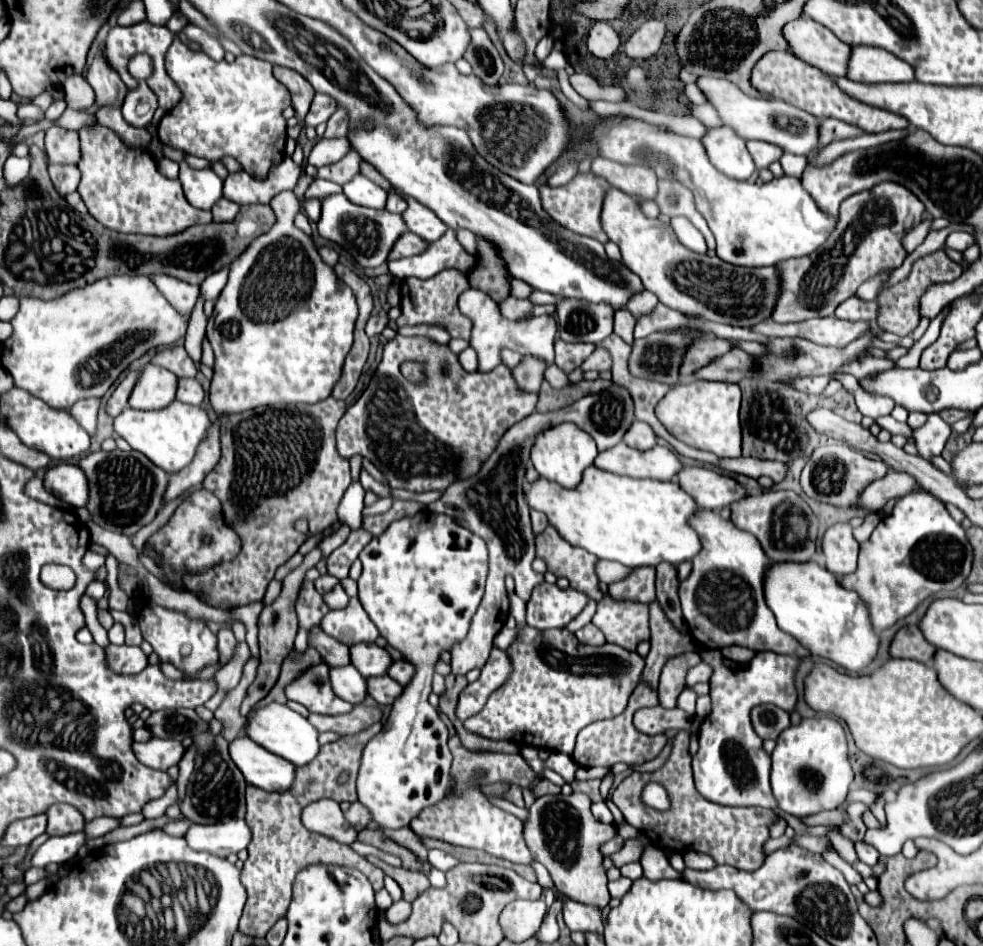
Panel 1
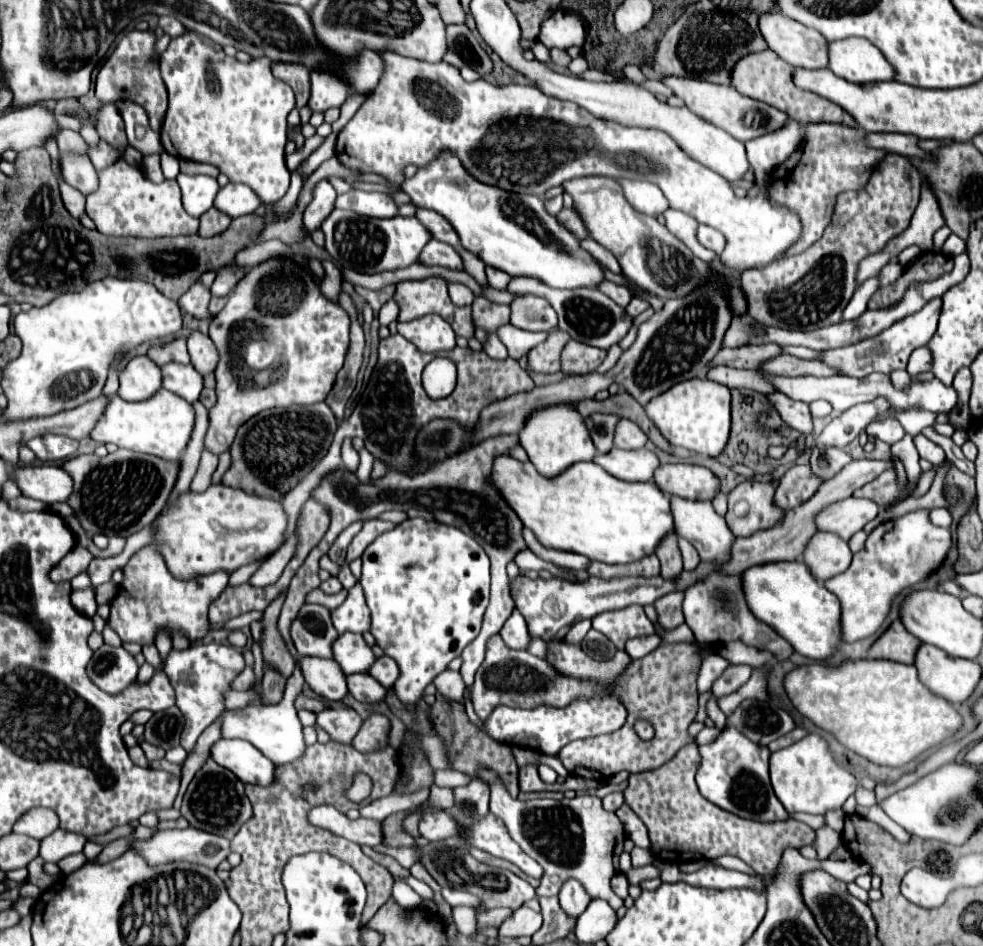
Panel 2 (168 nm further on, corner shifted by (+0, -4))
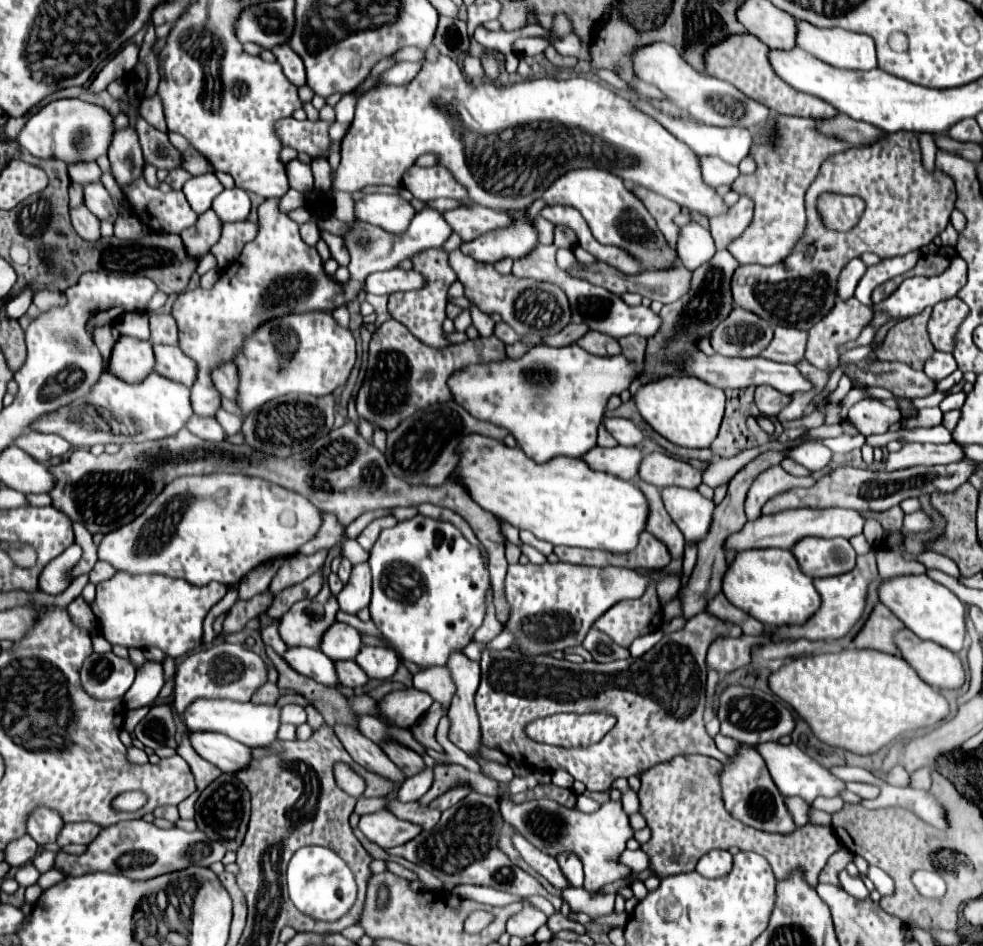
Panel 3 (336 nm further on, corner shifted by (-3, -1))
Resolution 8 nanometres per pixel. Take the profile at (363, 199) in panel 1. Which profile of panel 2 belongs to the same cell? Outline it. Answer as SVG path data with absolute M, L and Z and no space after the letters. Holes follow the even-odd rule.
M351 190L343 196L337 196L334 207L353 210L359 216L375 216L375 218L391 218L399 214L399 206L393 202L391 196L363 190Z

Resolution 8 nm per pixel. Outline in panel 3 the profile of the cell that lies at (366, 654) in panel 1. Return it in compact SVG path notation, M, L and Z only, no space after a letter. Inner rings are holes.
M334 623L330 627L330 633L322 639L322 653L328 655L332 661L348 661L354 659L362 649L360 633L346 625L346 623Z

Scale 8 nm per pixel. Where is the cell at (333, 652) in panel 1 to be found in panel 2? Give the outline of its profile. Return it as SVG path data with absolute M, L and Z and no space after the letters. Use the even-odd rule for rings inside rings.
M305 604L299 610L299 616L293 620L291 624L291 640L297 648L299 656L319 656L319 658L333 658L331 652L331 644L335 640L335 636L339 636L335 632L335 626L331 622L331 612L327 608L323 608L321 604Z

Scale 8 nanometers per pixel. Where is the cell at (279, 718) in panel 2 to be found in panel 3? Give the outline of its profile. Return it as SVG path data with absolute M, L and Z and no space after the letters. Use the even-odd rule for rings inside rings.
M202 699L194 701L190 709L186 711L186 727L190 731L212 731L212 733L224 733L252 749L266 747L278 741L278 729L282 725L280 721L282 707L278 705L262 705L262 703L236 703L226 699Z

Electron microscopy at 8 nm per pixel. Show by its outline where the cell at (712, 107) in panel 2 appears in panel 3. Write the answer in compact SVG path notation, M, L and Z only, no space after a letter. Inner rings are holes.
M654 43L650 47L644 47L634 53L634 71L640 81L656 85L670 103L680 107L682 111L690 113L696 121L706 125L718 125L718 127L746 127L756 129L758 125L764 125L770 117L770 109L762 103L756 103L754 99L746 97L742 91L738 91L734 85L726 81L718 81L716 77L698 73L696 69L690 69L682 57L678 57L678 51L672 45L666 43Z

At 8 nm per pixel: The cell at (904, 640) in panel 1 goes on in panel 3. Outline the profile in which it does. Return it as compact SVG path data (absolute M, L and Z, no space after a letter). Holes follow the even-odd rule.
M878 603L866 621L864 629L856 635L856 649L876 649L882 653L890 653L900 657L900 651L894 643L894 635L904 629L902 621L882 603Z

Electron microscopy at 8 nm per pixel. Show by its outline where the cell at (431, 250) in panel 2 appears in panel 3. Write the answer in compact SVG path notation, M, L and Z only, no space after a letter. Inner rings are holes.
M460 249L448 253L448 265L458 275L460 283L464 285L464 295L472 299L480 311L484 313L498 313L504 323L508 323L514 331L526 335L550 335L562 331L570 323L570 307L566 295L550 283L530 281L530 279L514 279L512 275L502 277L494 271L488 263L478 263L472 257L464 255ZM546 313L550 313L546 317Z

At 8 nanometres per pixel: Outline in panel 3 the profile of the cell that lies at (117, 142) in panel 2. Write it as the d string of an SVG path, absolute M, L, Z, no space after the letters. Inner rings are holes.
M130 125L126 129L114 131L108 157L110 157L112 175L116 177L118 185L126 185L134 181L134 177L142 175L142 167L144 167L142 149L136 131Z

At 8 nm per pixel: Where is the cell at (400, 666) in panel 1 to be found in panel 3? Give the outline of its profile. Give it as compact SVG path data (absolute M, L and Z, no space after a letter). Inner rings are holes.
M362 647L362 653L354 661L372 679L390 679L400 665L398 655L390 647Z

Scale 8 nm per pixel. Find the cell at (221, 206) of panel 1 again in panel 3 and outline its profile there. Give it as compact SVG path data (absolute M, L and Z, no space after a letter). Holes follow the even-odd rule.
M212 209L202 213L194 227L180 233L182 241L186 241L186 247L190 249L190 253L194 253L194 257L204 257L210 251L210 247L218 243L220 235L222 221Z

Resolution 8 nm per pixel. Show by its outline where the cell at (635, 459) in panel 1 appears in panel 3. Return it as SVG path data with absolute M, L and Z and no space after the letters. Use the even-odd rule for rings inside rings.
M616 445L612 449L594 447L590 449L590 453L586 453L586 461L590 463L592 469L598 469L628 481L638 479L638 469L642 459L644 455L640 449L624 447L624 445Z

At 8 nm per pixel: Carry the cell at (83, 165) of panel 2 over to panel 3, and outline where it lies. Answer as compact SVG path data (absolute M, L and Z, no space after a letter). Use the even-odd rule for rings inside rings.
M102 181L84 185L84 205L100 219L114 221L118 217L118 209L116 209L112 197L108 195L108 191L104 189Z

